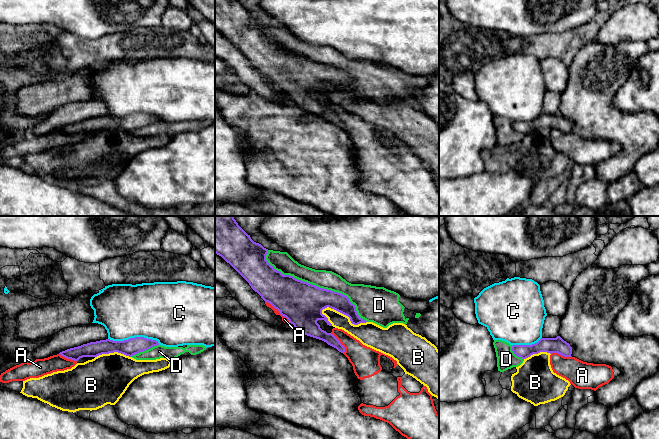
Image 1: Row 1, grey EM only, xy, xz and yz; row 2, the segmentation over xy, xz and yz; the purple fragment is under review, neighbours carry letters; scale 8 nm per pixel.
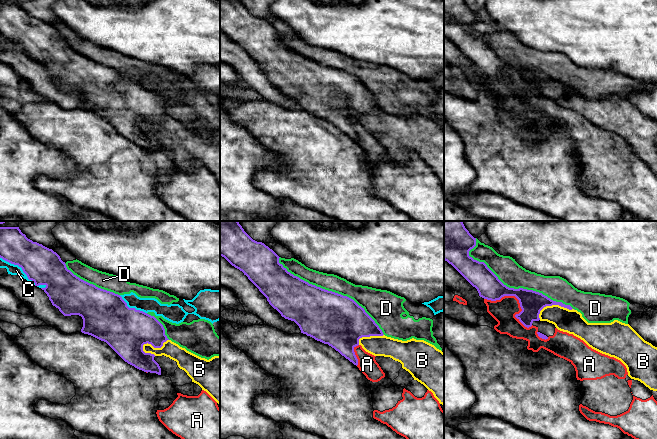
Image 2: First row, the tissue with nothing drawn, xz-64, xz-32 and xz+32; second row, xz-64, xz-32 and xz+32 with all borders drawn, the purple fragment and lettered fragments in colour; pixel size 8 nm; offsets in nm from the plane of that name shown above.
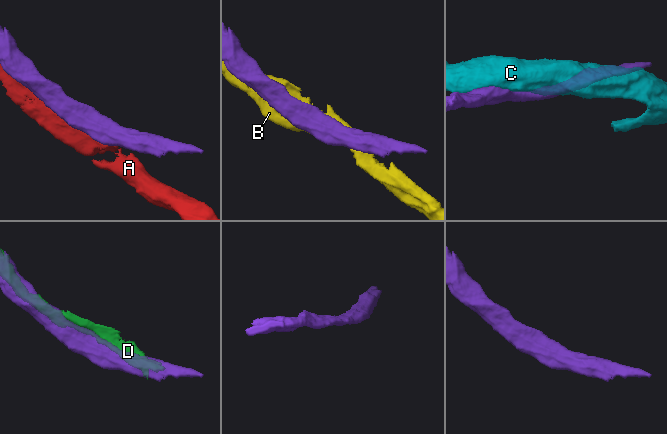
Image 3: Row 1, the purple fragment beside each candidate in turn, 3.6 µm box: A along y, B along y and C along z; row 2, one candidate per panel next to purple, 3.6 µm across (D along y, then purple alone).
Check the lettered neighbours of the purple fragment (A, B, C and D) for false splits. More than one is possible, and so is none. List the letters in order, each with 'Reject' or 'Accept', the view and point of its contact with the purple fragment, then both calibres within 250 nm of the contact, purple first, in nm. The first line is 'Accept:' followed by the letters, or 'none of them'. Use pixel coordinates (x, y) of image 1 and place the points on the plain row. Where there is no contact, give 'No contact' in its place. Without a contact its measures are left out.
Accept: A
A: Accept. Touches purple at xz (278, 86). Thickness 340 nm (purple) against 50 nm
B: Reject. Touches purple at xz (345, 90). Thickness 180 nm (purple) against 190 nm
C: Reject. Touches purple at xy (134, 114). Thickness 140 nm (purple) against 440 nm
D: Reject. Touches purple at xz (316, 62). Thickness 340 nm (purple) against 150 nm

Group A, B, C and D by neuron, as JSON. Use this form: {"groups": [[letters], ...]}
{"groups": [["A"], ["B", "D"], ["C"]]}

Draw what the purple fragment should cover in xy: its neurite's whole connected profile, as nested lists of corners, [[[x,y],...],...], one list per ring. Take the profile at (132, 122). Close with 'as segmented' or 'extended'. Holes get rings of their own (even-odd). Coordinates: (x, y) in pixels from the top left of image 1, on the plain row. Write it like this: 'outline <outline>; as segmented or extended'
outline [[[135,113],[124,117],[106,115],[70,124],[59,130],[74,137],[78,137],[83,133],[97,133],[102,130],[114,128],[132,133],[135,130],[146,127],[157,121],[159,121],[158,117],[144,113]]]; as segmented

